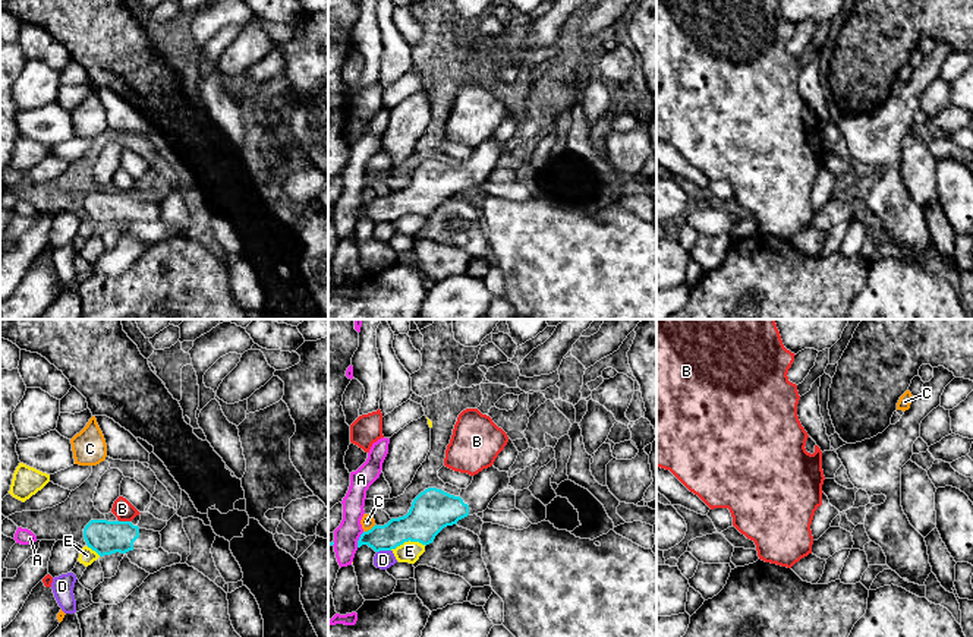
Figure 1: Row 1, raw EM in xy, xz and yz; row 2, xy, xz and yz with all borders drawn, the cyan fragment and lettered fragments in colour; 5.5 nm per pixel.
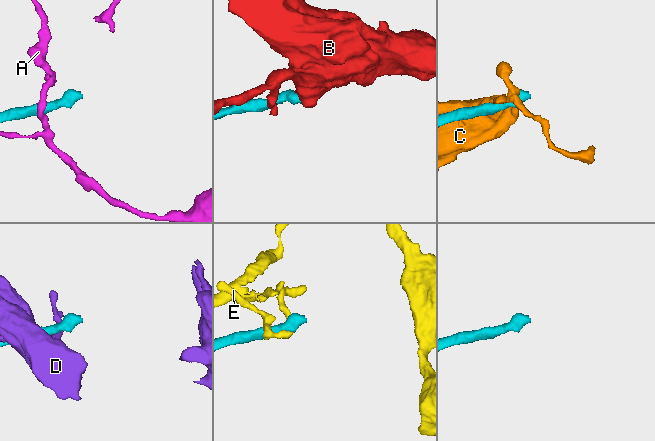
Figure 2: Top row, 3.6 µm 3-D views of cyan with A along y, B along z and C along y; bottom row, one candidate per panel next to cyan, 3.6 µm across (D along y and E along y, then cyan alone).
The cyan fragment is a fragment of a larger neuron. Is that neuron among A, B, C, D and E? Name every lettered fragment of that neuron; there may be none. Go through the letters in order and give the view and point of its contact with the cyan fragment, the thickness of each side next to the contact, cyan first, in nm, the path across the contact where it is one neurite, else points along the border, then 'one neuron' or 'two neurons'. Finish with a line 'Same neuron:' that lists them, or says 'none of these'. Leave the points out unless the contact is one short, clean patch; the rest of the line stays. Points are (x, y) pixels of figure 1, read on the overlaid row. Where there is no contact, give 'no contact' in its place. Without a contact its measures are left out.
A: meets cyan in xz at (359, 539); 150 nm thick on the cyan side, 140 nm on the other; two neurons
B: meets cyan in xy at (123, 522); 190 nm thick on the cyan side, 110 nm on the other; border along xy (117, 519), (129, 522); two neurons
C: meets cyan in xz at (371, 529); 180 nm thick on the cyan side, 70 nm on the other; two neurons
D: meets cyan in xz at (383, 549); 190 nm thick on the cyan side, 100 nm on the other; border along xz (390, 549), (377, 552); two neurons
E: meets cyan in xz at (408, 541); 240 nm thick on the cyan side, 110 nm on the other; two neurons
Same neuron: none of these

